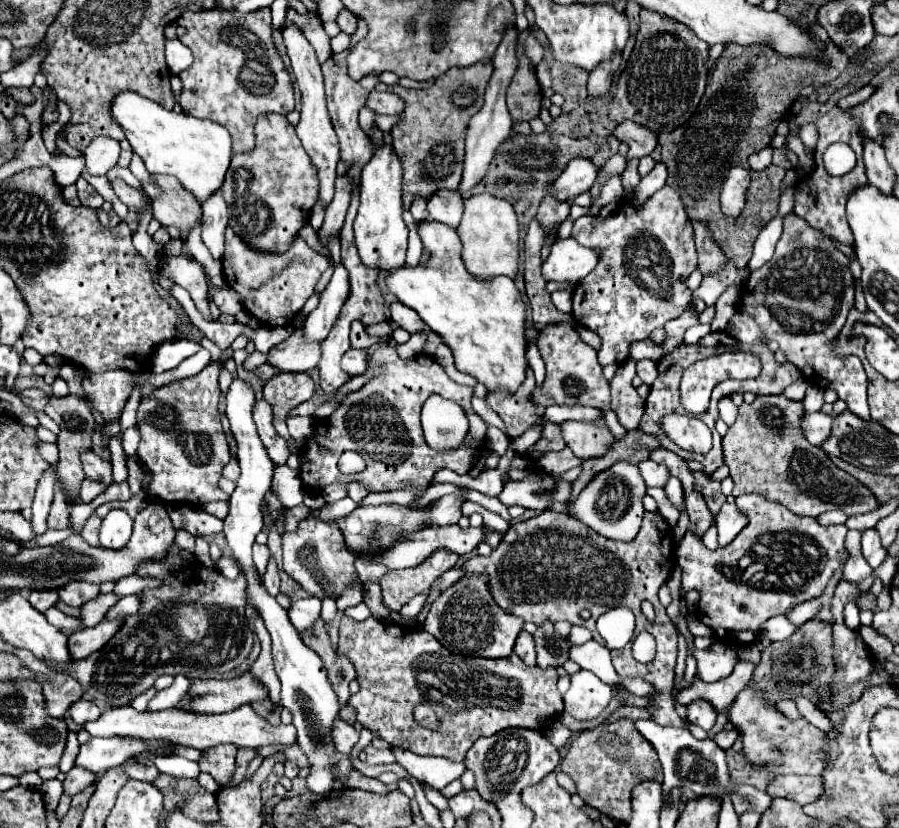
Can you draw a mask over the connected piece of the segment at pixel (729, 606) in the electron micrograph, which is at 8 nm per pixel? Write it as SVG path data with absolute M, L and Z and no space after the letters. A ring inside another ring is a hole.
M760 494L738 496L736 504L748 514L750 522L728 546L710 552L688 530L676 548L676 560L682 568L684 592L700 592L700 622L712 628L714 636L722 642L752 644L762 632L762 622L818 598L850 554L844 548L844 524L820 526L816 518L794 514ZM724 568L728 568L730 578L724 576Z

